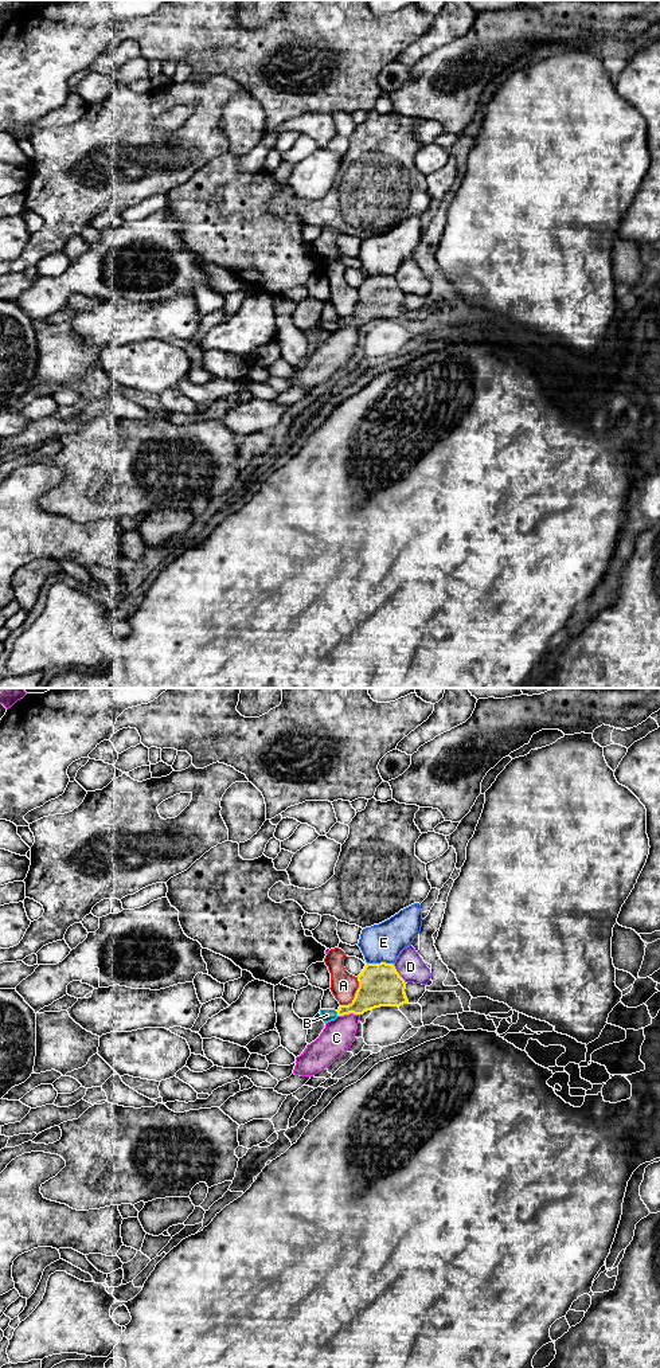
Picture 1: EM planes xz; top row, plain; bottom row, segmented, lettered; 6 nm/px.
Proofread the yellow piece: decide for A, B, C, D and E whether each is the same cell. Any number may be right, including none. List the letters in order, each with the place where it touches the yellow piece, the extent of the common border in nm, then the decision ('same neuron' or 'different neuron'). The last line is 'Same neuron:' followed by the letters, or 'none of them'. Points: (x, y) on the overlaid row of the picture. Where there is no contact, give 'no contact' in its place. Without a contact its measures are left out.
A: meets yellow in xz at (355, 995); contact 200 nm long; different neuron
B: meets yellow in xz at (338, 1013); contact 40 nm long; same neuron
C: meets yellow in xz at (348, 1013); contact 140 nm long; different neuron
D: meets yellow in xz at (398, 973); contact 150 nm long; different neuron
E: meets yellow in xz at (381, 962); contact 160 nm long; different neuron
Same neuron: B

